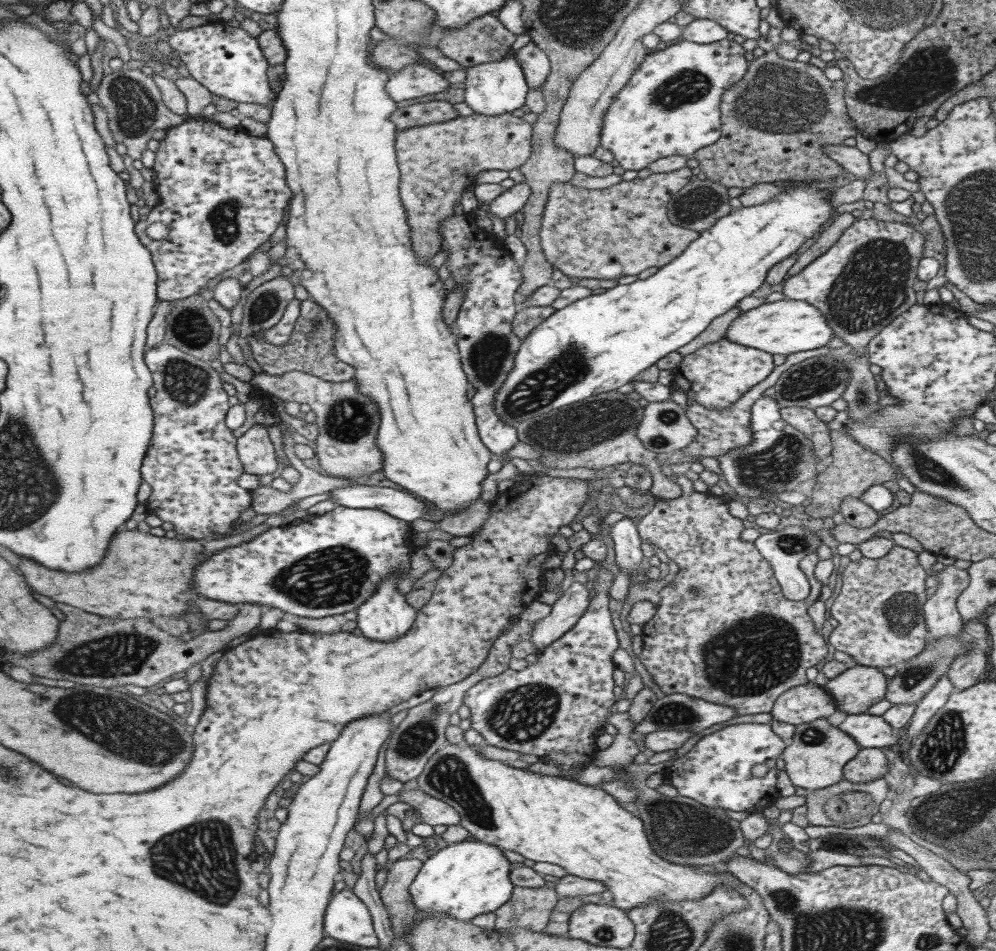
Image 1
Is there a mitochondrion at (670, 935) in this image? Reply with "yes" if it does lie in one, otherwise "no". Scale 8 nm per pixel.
yes

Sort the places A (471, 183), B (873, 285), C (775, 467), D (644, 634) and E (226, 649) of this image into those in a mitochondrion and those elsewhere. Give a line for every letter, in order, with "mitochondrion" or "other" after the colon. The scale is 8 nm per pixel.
A: other
B: mitochondrion
C: mitochondrion
D: other
E: other

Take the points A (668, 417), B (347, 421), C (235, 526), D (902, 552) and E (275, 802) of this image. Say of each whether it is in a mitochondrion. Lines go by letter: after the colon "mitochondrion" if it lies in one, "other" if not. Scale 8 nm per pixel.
A: mitochondrion
B: mitochondrion
C: other
D: other
E: other

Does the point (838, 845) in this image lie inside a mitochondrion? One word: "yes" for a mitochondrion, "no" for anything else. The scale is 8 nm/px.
no

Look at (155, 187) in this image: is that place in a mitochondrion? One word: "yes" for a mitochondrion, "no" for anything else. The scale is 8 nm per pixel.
no

